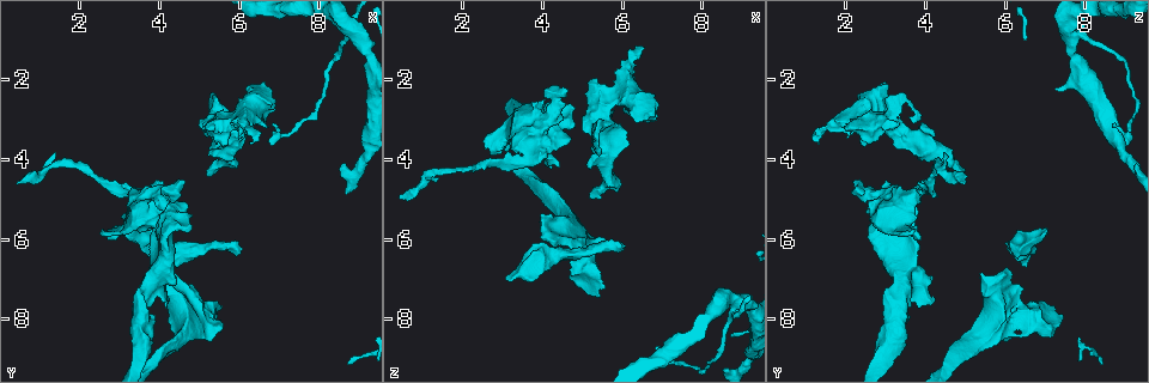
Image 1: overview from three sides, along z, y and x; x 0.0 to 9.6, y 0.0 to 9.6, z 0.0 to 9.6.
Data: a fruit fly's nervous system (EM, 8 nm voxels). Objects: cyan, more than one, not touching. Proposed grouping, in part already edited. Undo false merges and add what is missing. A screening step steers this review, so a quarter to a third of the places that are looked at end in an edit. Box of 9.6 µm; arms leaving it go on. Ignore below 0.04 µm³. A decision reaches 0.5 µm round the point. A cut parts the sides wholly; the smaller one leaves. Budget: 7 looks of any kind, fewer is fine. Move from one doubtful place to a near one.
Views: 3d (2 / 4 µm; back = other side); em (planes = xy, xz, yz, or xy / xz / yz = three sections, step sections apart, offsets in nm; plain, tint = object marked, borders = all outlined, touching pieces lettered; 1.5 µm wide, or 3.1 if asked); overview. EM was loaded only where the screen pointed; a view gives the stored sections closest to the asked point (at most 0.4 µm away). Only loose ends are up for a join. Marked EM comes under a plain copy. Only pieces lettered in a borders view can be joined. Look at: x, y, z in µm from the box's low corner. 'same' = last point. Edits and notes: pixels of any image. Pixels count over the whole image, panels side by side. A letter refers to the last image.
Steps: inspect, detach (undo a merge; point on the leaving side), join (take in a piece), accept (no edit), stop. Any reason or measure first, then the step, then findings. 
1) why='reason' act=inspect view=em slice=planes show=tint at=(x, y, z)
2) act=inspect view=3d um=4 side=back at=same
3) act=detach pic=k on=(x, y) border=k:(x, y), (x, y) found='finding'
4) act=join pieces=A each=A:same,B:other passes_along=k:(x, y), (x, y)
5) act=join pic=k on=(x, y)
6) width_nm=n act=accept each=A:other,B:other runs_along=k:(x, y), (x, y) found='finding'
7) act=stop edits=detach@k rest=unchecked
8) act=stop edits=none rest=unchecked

why='abrupt turn' act=inspect view=3d um=4 at=(9.00, 0.90, 7.70)

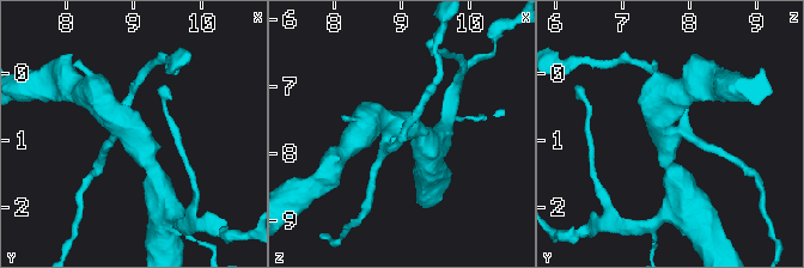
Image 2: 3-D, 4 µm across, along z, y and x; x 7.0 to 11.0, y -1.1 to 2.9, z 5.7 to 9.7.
why='now the EM' act=inspect view=em slice=planes show=tint at=(8.95, 0.90, 7.70)

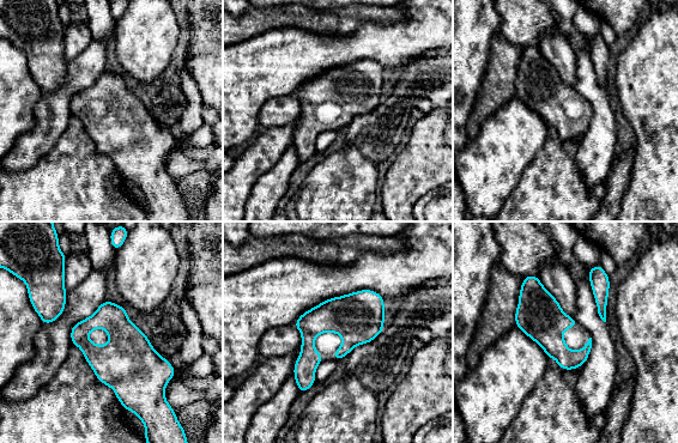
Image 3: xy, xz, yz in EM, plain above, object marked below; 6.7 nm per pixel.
act=inspect view=em slice=planes show=borders at=same

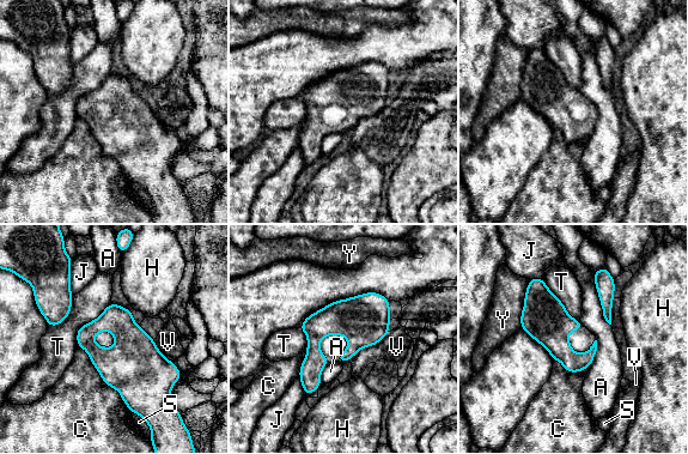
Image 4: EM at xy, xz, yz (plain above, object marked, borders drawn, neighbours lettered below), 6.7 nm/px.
act=accept each=A:other,C:other,H:other,J:other,S:other,T:other,V:other,Y:other found='continuous, no second cell'

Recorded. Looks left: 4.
why='free end' act=inspect view=3d um=4 at=(5.85, 6.40, 6.30)

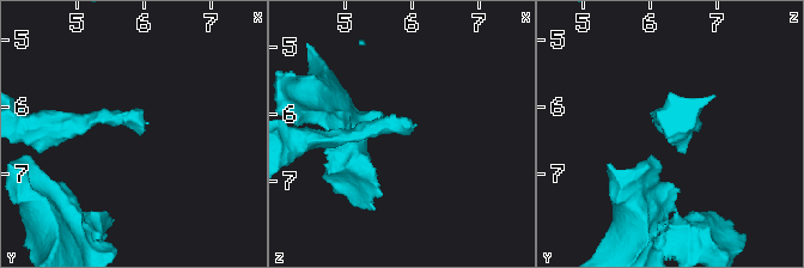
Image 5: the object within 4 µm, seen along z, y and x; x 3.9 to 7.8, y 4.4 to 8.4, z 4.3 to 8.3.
why='shape alone is not enough' act=inspect view=em slice=xz step=8 show=borders at=(5.90, 6.40, 6.30)

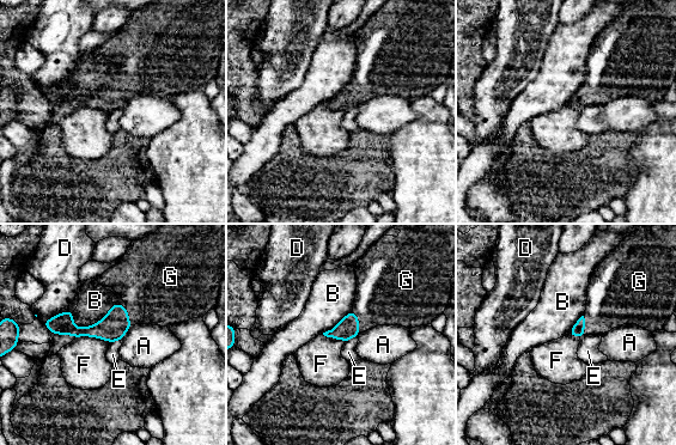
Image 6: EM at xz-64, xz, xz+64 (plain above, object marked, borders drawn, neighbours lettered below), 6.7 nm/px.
act=join pieces=G each=A:other,B:other,D:other,E:other,F:other,G:same found='it goes on there'

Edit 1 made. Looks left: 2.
act=inspect view=em slice=planes show=borders at=(5.50, 8.15, 5.95)

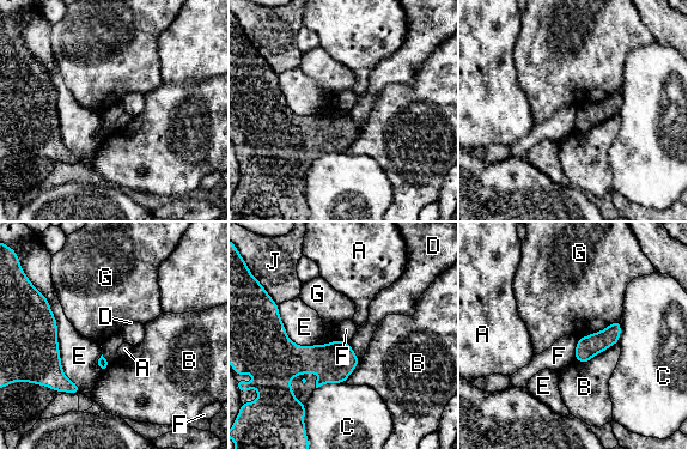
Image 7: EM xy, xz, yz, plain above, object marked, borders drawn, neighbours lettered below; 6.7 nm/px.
longest_contact=E:700nm act=accept each=A:other,B:other,C:other,D:other,E:other,F:other,G:other,J:other border=7:(578, 339), (573, 358) found='none of them fits'

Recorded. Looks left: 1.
act=stop edits=join@6 rest=unchecked

